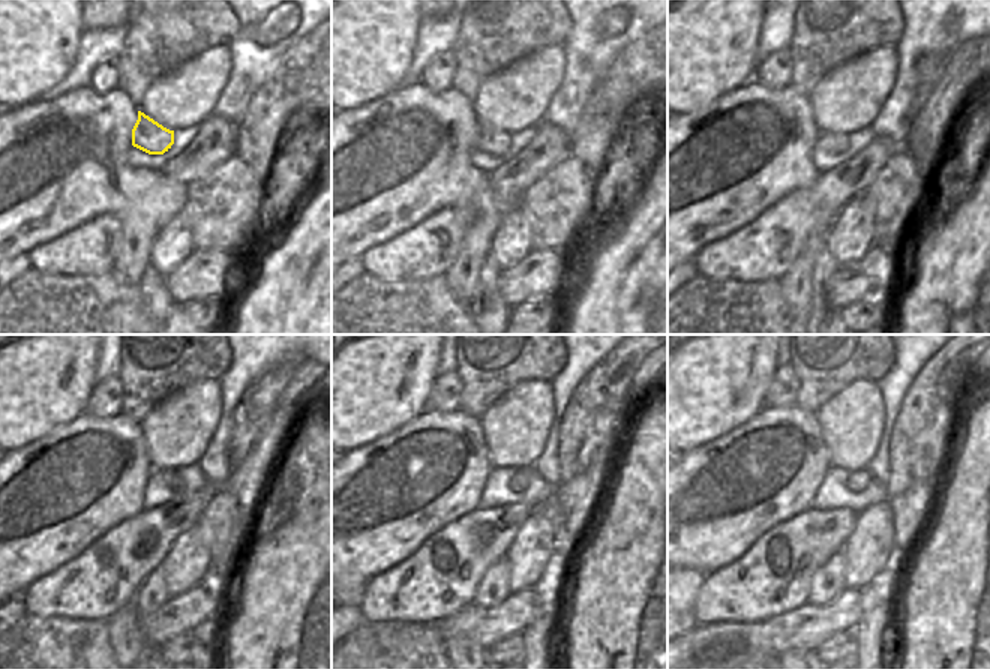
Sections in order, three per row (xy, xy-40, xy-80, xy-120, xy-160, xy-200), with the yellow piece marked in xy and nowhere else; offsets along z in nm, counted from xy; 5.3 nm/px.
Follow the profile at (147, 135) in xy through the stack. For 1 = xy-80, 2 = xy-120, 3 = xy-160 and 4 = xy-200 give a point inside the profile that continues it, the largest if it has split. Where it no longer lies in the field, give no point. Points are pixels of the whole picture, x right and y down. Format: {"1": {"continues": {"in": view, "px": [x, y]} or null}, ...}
{"1": {"continues": {"in": "xy-80", "px": [834, 143]}}, "2": {"continues": {"in": "xy-120", "px": [173, 480]}}, "3": {"continues": {"in": "xy-160", "px": [519, 482]}}, "4": {"continues": {"in": "xy-200", "px": [858, 482]}}}

